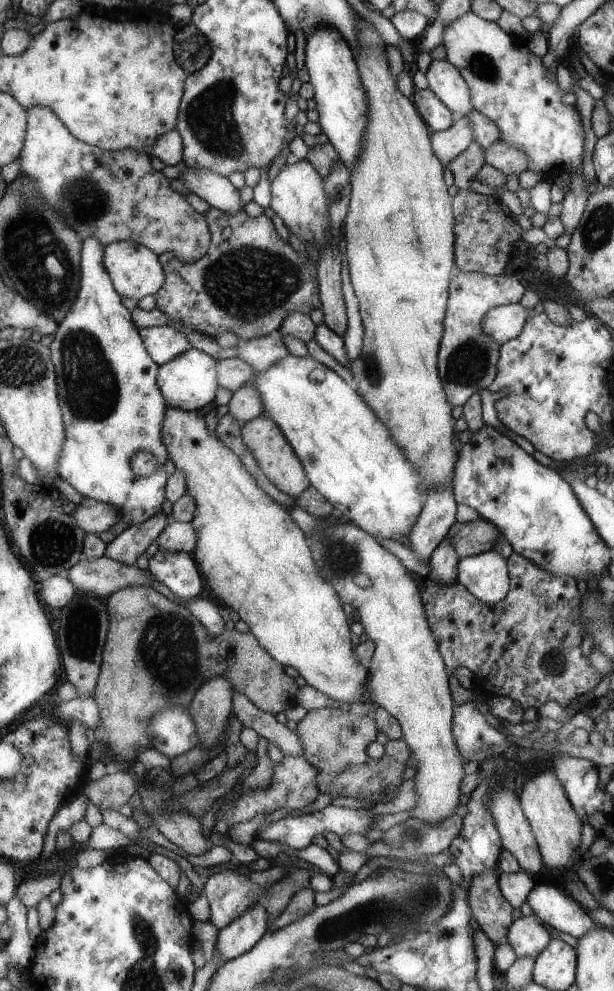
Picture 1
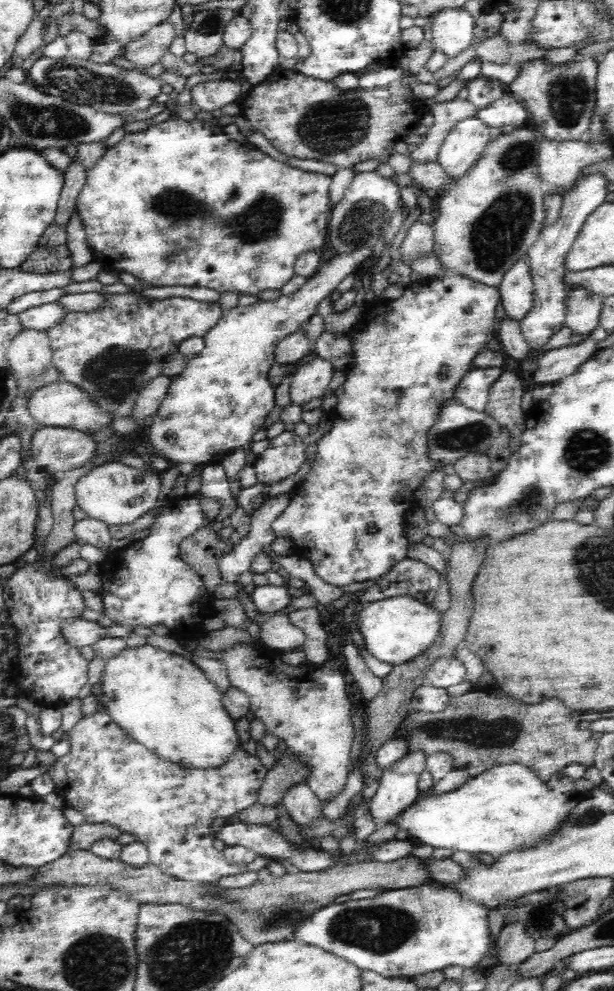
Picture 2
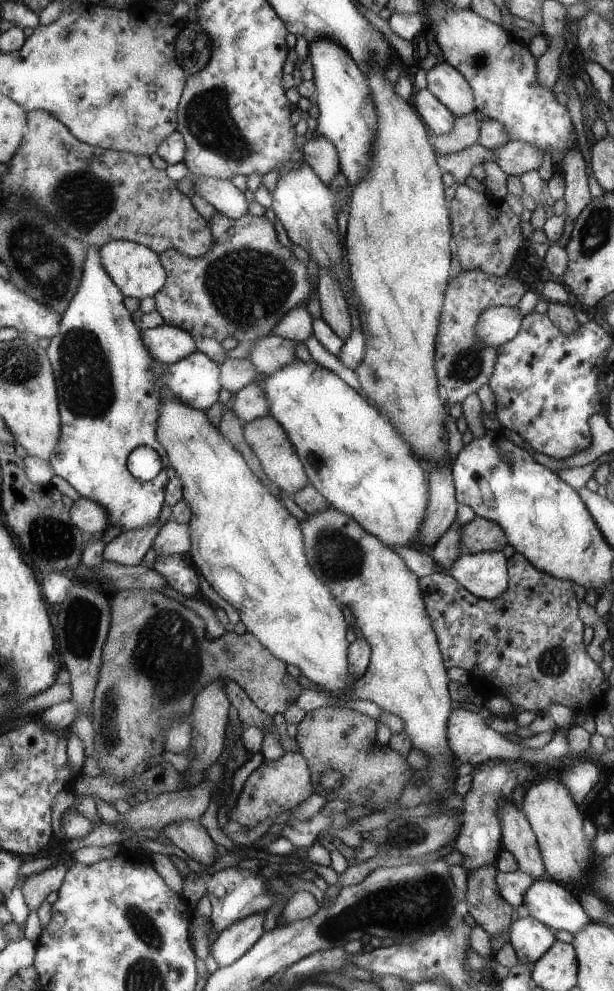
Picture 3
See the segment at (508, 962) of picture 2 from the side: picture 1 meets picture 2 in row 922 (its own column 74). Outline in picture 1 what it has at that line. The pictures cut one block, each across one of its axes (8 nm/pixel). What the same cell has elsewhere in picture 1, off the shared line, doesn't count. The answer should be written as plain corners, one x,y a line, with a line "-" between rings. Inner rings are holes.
84,497
75,506
73,517
85,533
100,536
118,522
120,515
112,505

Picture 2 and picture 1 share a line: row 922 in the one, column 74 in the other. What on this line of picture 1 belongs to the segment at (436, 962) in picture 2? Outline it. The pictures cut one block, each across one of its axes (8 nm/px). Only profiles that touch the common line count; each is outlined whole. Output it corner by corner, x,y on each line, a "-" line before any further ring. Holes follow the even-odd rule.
88,237
83,240
82,282
79,284
78,298
76,298
75,304
66,318
59,321
59,328
53,334
54,340
52,340
49,346
51,359
56,365
56,372
60,372
60,400
64,400
63,424
68,424
68,444
63,444
62,456
60,456
59,460
59,476
66,480
66,482
69,482
72,488
76,488
83,497
112,505
121,513
118,521
131,527
146,522
154,515
160,513
160,508
162,508
164,500
167,499
164,498
164,486
167,486
166,478
168,478
166,476
166,470
164,470
164,462
169,459
169,456
166,454
166,447
161,437
161,428
166,410
166,398
163,396
162,390
158,385
155,359
143,343
143,337
140,336
139,328
132,320
131,311
122,304
123,296
115,287
114,282
111,280
111,275
107,272
106,266
103,264
104,250
104,244
94,237
-
141,450
151,452
158,461
157,471
148,478
142,478
136,475
130,464
134,454

